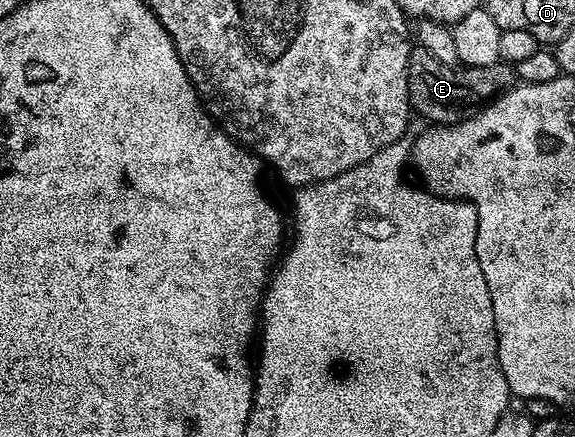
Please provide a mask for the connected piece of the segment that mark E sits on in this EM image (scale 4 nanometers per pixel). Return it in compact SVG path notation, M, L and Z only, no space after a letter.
M410 47L407 86L409 87L409 107L430 125L444 126L458 124L474 116L490 100L495 100L518 83L512 64L495 63L491 66L462 66L460 63L448 65L433 57L425 48Z

